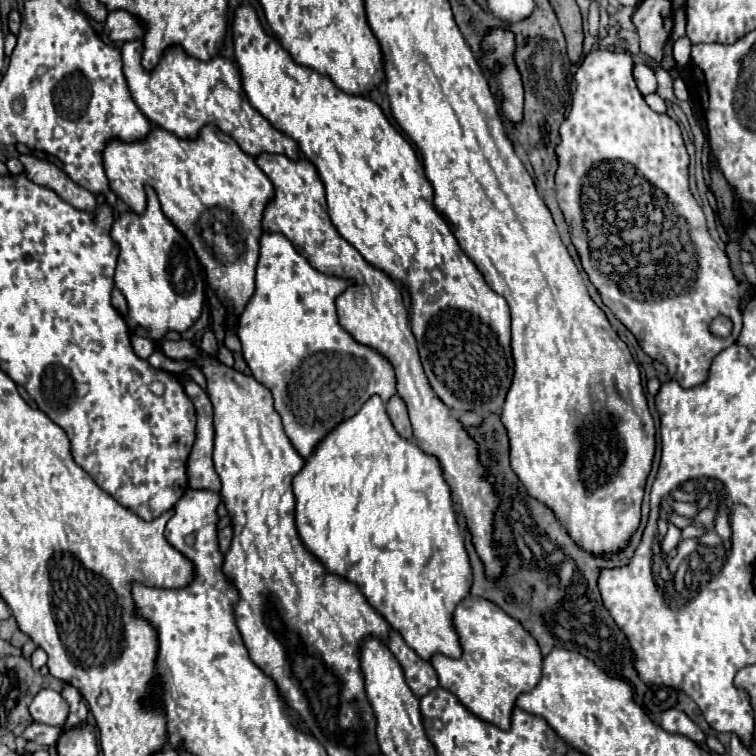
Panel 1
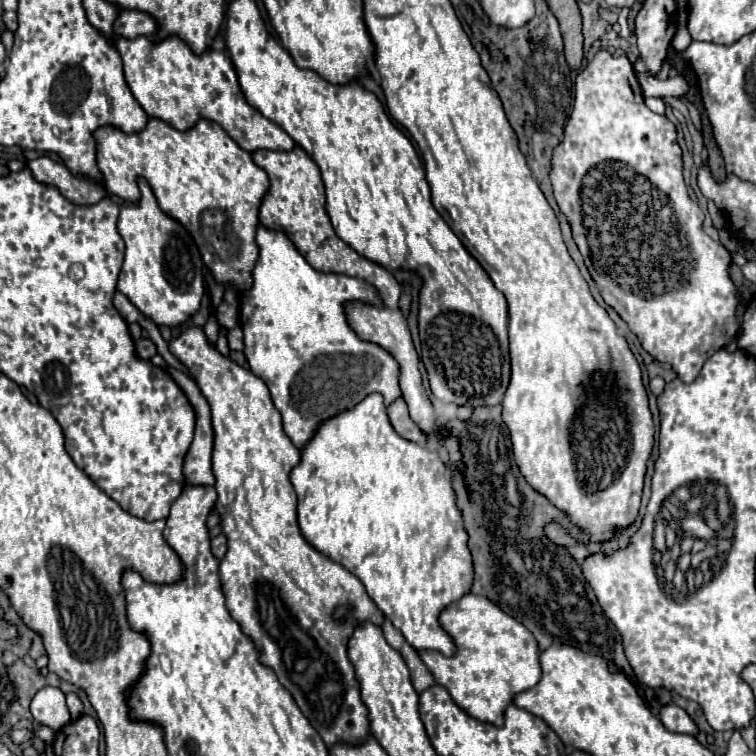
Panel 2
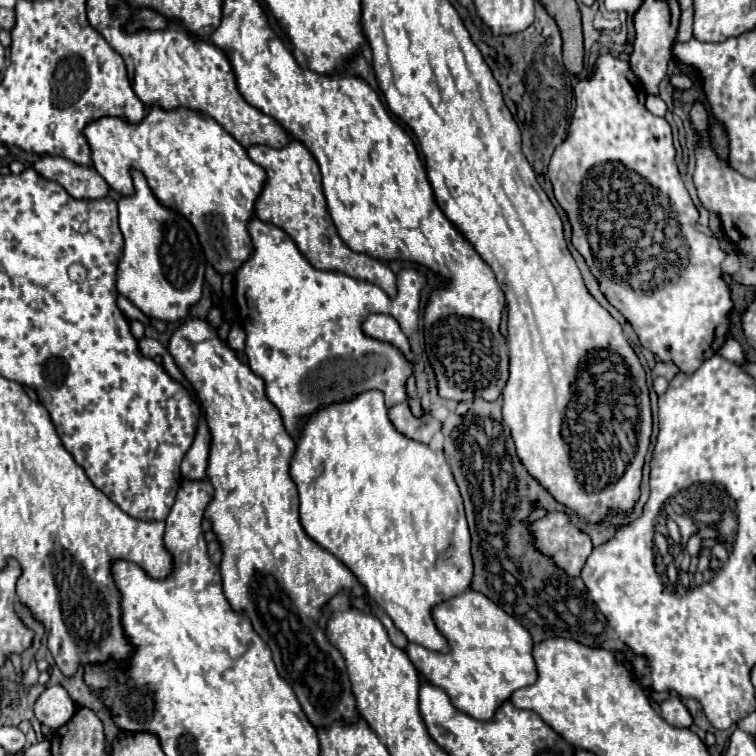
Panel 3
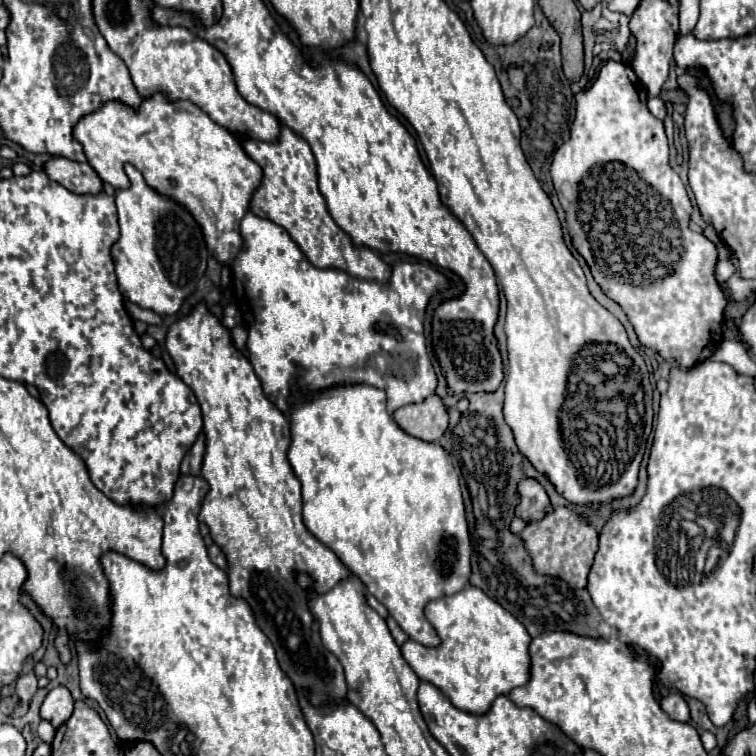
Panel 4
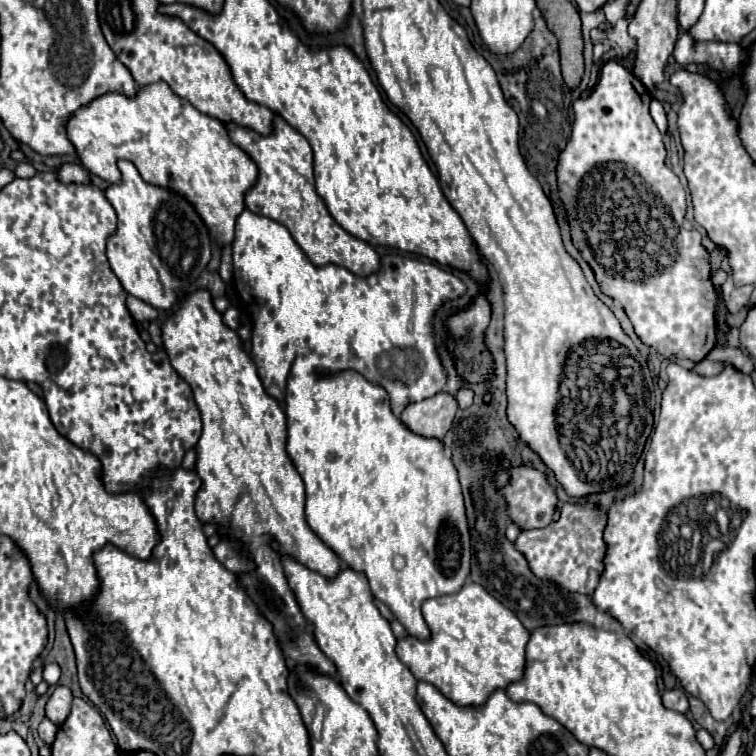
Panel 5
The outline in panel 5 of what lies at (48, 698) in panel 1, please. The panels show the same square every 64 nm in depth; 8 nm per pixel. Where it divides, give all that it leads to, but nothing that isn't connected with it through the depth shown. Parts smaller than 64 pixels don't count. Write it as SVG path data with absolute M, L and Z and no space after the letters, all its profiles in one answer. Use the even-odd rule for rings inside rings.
M56 686L48 704L46 704L46 718L50 718L56 726L60 726L72 708L72 692L68 686Z

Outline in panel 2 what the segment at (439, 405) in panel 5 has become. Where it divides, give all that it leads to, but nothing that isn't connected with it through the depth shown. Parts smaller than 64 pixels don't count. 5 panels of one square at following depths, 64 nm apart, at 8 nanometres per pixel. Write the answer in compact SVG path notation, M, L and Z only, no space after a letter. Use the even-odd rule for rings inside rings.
M402 398L394 400L394 404L388 406L388 418L394 426L394 430L406 438L406 440L412 440L412 442L418 442L418 444L426 444L426 434L410 420L408 416L408 408L406 408L406 402Z

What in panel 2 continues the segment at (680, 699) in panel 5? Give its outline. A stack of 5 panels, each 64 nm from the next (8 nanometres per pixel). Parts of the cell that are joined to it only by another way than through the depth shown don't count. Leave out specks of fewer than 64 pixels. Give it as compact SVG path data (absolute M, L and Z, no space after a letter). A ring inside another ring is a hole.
M666 704L662 710L660 710L660 720L664 722L666 728L674 730L674 732L682 732L682 734L696 734L698 728L696 724L692 722L692 718L686 714L686 710L682 710L680 706L676 704Z

